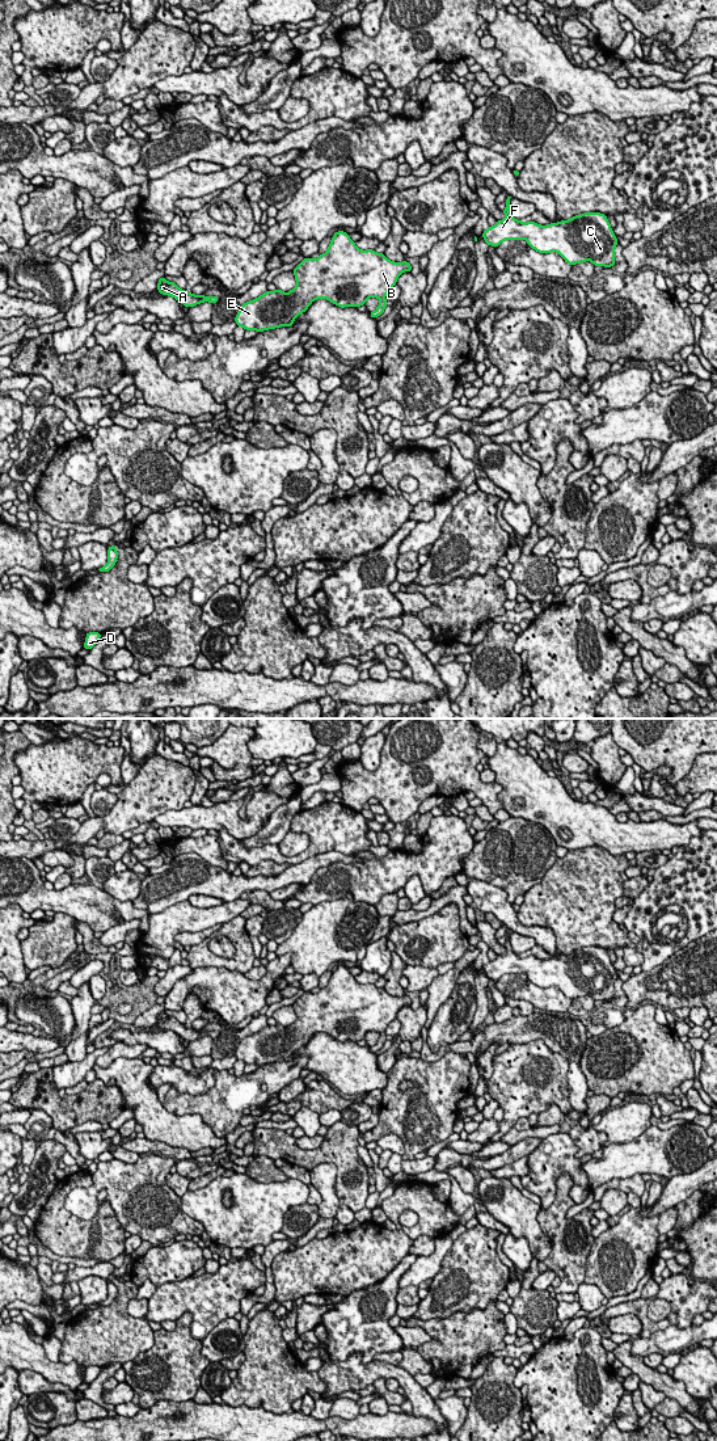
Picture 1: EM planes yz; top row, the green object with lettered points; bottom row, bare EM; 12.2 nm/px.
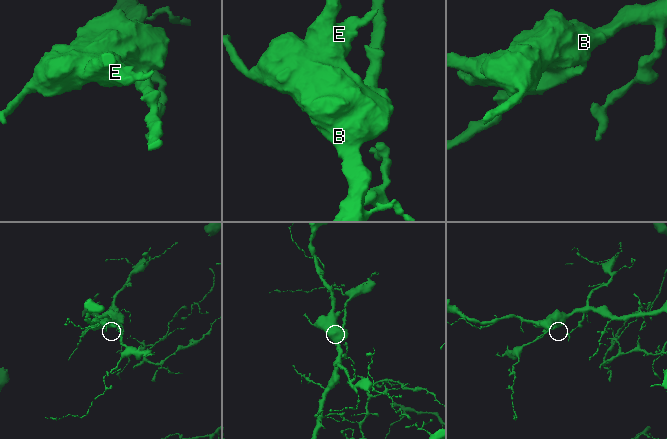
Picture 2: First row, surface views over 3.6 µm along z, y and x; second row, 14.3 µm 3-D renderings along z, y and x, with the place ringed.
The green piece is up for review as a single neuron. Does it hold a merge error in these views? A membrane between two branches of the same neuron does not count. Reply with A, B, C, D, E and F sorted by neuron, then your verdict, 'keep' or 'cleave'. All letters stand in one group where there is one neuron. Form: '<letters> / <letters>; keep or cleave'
A B C D E F; keep

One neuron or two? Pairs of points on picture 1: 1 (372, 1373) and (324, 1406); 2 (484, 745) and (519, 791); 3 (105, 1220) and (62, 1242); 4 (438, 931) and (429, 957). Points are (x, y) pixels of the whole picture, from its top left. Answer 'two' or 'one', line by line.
1: two
2: two
3: one
4: one

